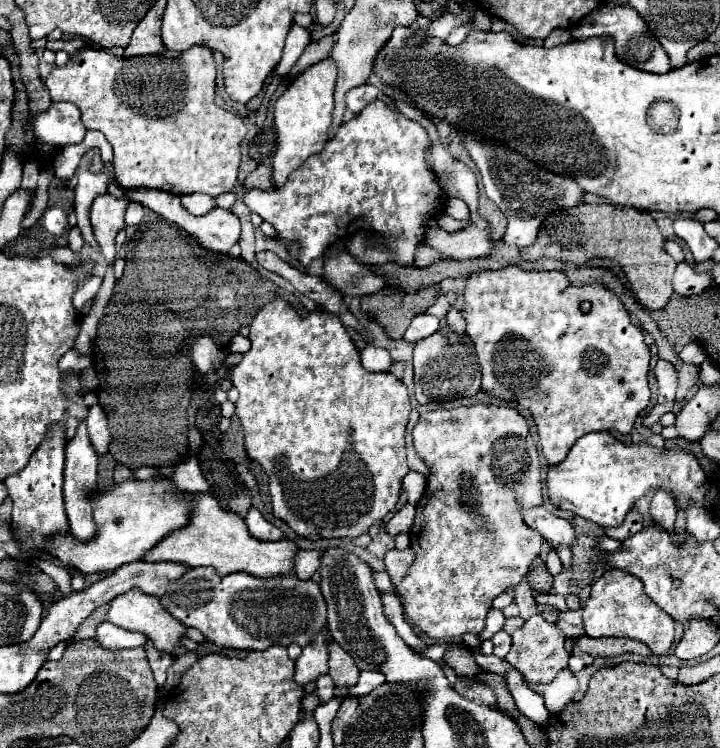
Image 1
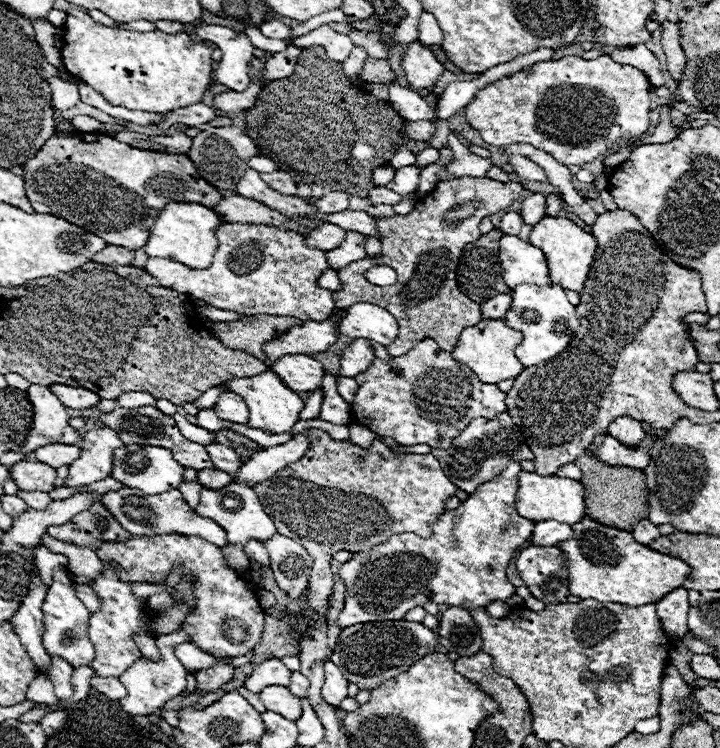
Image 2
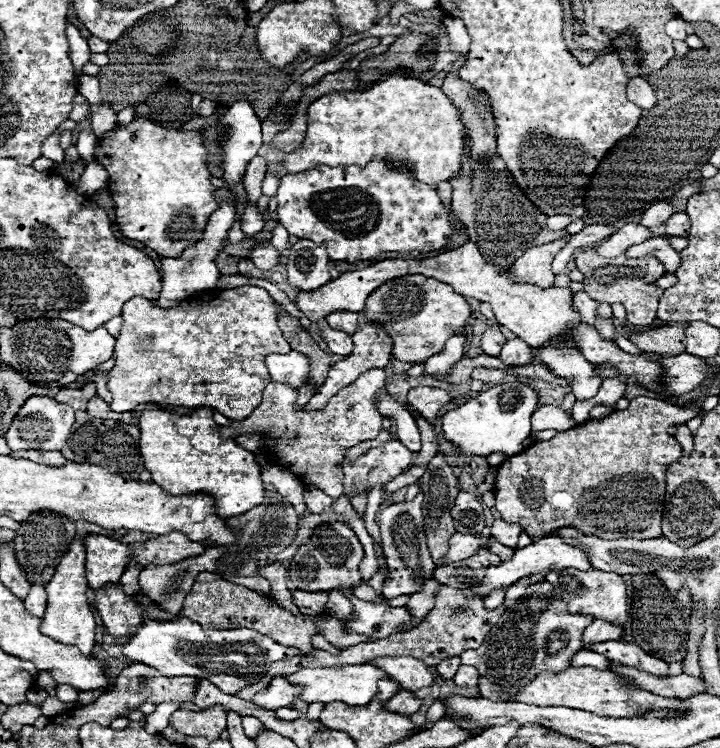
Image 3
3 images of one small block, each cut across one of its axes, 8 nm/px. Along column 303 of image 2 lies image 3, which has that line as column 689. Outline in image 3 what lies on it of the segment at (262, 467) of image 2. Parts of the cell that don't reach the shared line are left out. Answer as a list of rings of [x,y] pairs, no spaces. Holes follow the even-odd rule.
[[[680,424],[680,426],[678,426],[676,440],[680,442],[680,446],[682,446],[682,450],[684,450],[684,454],[686,454],[686,456],[690,456],[690,454],[694,452],[694,438],[692,438],[690,430],[688,430],[684,424]]]

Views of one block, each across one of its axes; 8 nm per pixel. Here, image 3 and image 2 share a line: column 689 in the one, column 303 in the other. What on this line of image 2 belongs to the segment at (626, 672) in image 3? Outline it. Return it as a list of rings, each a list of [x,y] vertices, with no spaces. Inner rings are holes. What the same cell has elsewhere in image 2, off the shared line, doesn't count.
[[[292,672],[292,680],[290,680],[288,690],[290,690],[294,696],[306,698],[306,694],[308,694],[308,686],[310,686],[310,682],[308,682],[308,678],[306,678],[304,674],[300,674],[300,672]]]

